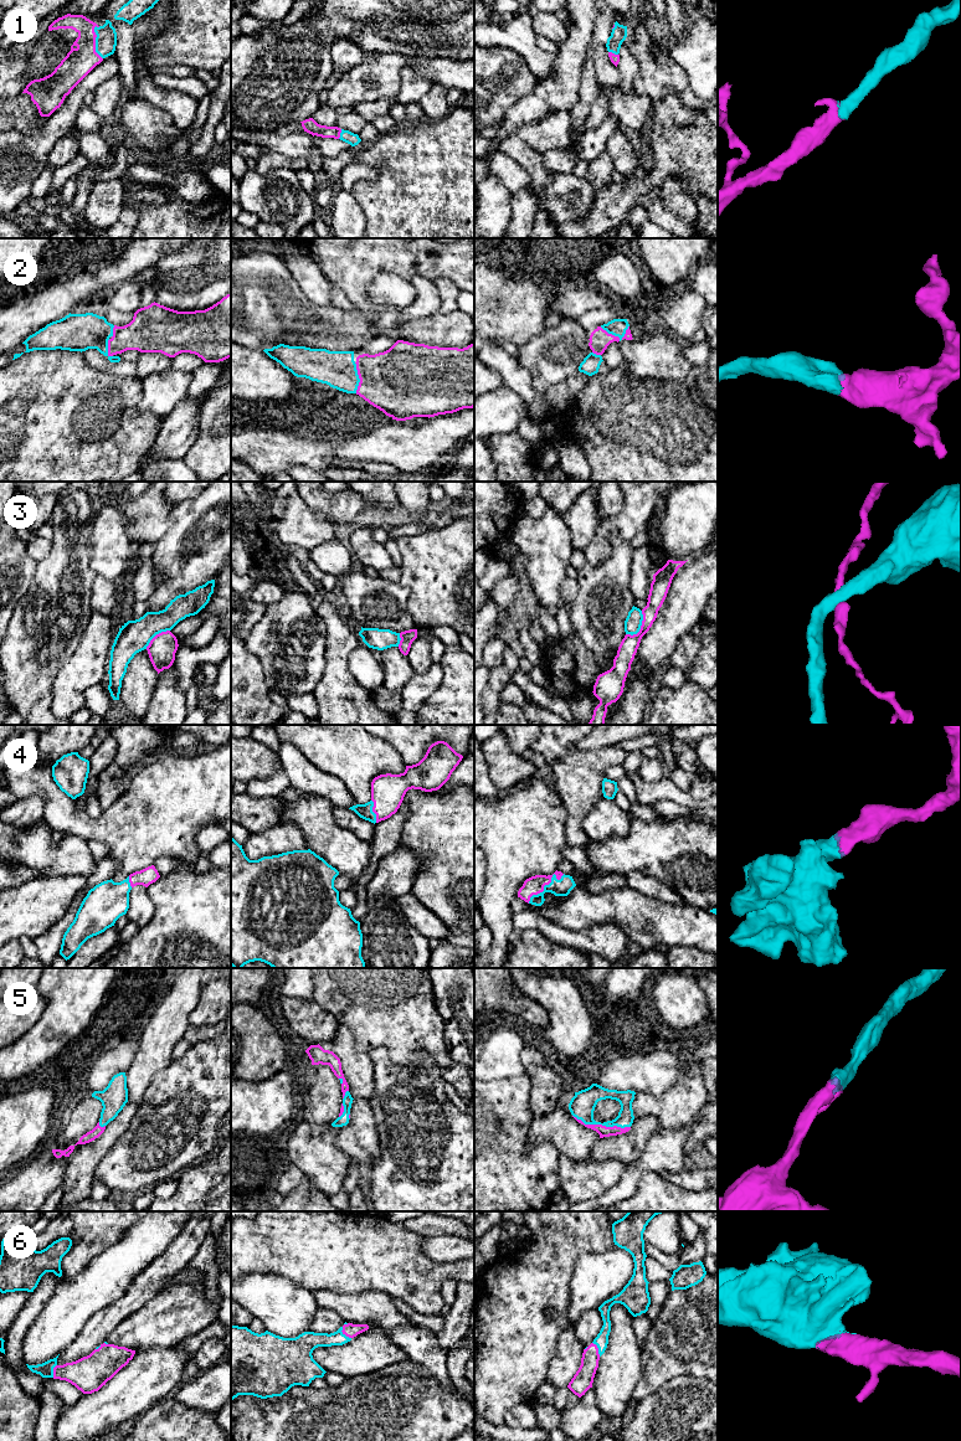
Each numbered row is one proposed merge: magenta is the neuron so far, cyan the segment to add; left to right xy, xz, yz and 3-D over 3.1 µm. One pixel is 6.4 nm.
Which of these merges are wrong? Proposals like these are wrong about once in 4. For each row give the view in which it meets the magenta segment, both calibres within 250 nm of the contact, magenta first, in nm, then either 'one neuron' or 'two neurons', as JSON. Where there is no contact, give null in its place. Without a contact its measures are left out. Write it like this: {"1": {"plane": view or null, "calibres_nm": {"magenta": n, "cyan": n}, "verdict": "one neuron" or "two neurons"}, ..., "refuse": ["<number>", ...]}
{"1": {"plane": "xy", "calibres_nm": {"magenta": 190, "cyan": 140}, "verdict": "one neuron"}, "2": {"plane": "yz", "calibres_nm": {"magenta": 140, "cyan": 110}, "verdict": "one neuron"}, "3": {"plane": "yz", "calibres_nm": {"magenta": 120, "cyan": 110}, "verdict": "two neurons"}, "4": {"plane": "yz", "calibres_nm": {"magenta": 120, "cyan": 110}, "verdict": "one neuron"}, "5": {"plane": "yz", "calibres_nm": {"magenta": 70, "cyan": 160}, "verdict": "one neuron"}, "6": {"plane": "xz", "calibres_nm": {"magenta": 90, "cyan": 140}, "verdict": "one neuron"}, "refuse": ["3"]}

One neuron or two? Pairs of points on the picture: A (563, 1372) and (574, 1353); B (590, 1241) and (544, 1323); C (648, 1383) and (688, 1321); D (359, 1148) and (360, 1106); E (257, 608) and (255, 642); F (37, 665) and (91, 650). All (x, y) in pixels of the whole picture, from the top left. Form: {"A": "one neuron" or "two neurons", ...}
{"A": "one neuron", "B": "one neuron", "C": "one neuron", "D": "one neuron", "E": "two neurons", "F": "two neurons"}

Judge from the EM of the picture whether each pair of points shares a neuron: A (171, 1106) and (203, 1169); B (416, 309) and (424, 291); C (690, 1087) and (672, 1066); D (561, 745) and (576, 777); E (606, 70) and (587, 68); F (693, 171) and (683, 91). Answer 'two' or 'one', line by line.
A: two
B: one
C: two
D: one
E: two
F: two

